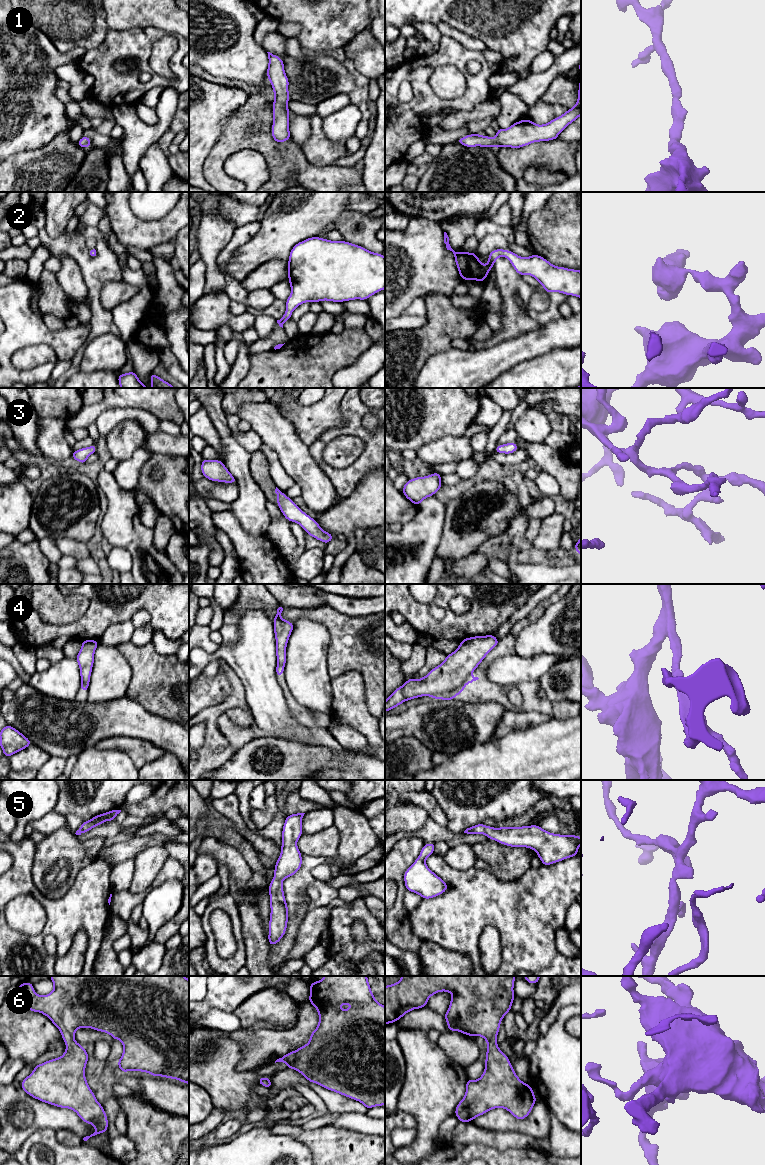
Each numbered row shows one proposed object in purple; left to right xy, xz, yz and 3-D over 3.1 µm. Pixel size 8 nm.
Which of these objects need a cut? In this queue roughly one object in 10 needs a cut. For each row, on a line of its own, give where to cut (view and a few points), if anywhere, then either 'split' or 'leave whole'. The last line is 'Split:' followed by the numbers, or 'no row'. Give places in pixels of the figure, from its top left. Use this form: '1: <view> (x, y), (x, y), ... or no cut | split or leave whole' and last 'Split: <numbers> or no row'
1: no cut | leave whole
2: no cut | leave whole
3: no cut | leave whole
4: no cut | leave whole
5: no cut | leave whole
6: no cut | leave whole
Split: no row

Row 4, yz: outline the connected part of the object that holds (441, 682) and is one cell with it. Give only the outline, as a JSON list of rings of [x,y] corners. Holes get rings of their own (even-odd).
[[[491,634],[463,639],[459,647],[446,655],[444,662],[426,676],[421,679],[410,678],[398,687],[385,701],[385,712],[420,696],[454,700],[468,683],[479,679],[471,673],[498,643],[499,640]]]

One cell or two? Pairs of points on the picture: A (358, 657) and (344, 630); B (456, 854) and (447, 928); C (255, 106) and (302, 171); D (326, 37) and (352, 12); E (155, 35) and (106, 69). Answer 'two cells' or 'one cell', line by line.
A: one cell
B: two cells
C: one cell
D: one cell
E: one cell

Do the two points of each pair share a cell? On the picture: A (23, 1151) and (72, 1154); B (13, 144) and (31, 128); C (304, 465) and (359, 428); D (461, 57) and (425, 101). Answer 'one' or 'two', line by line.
A: one
B: one
C: two
D: one

